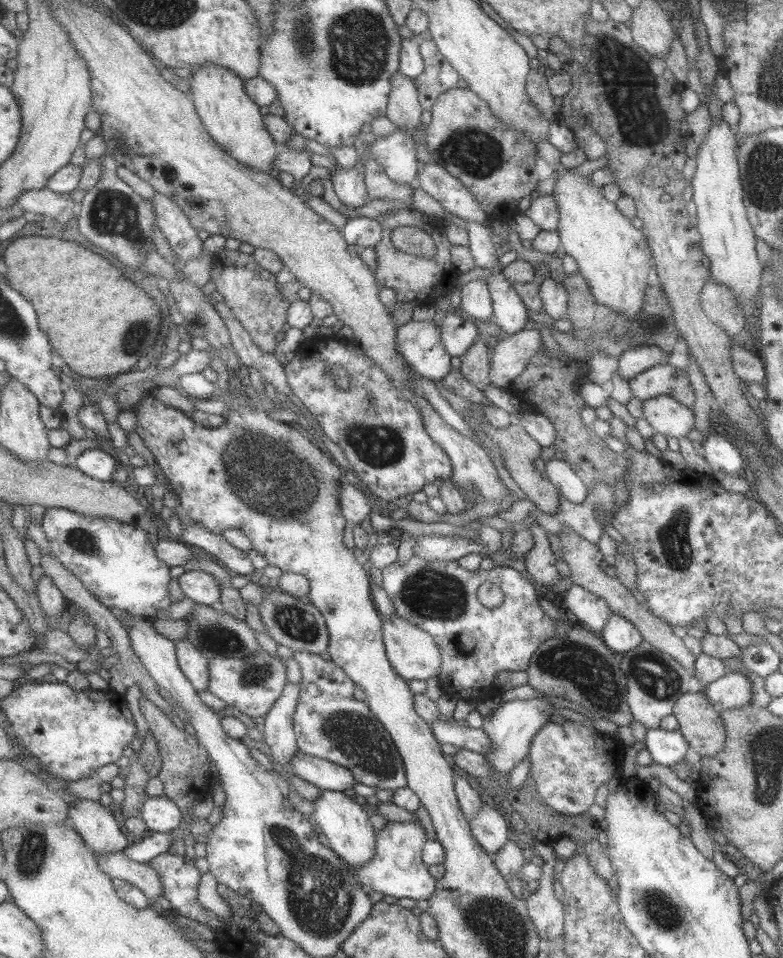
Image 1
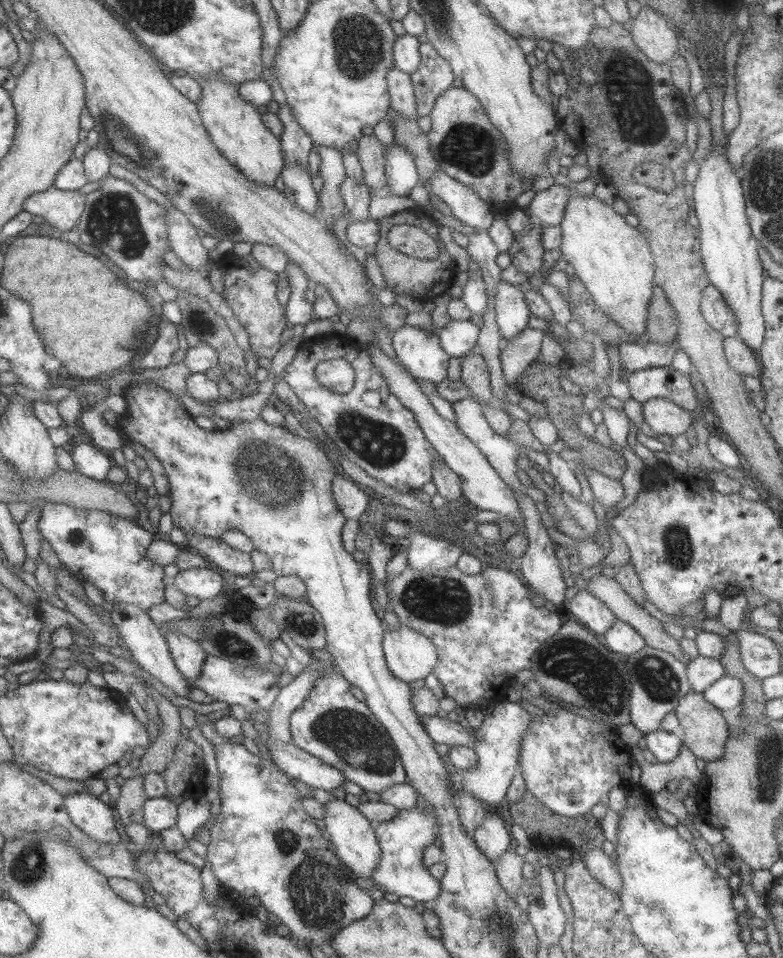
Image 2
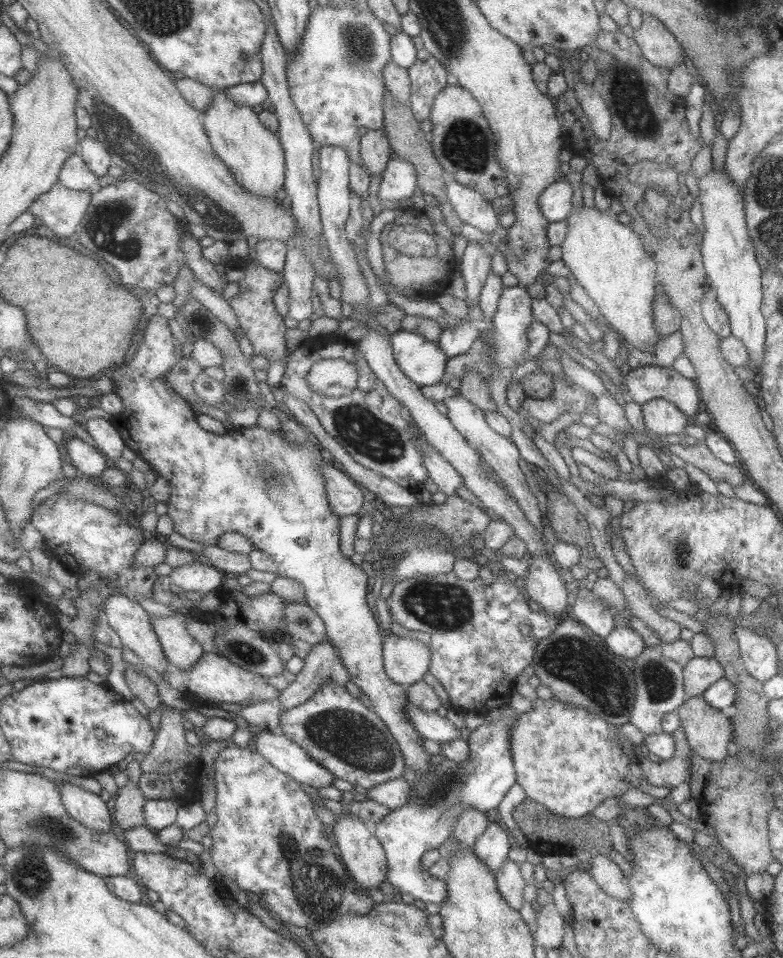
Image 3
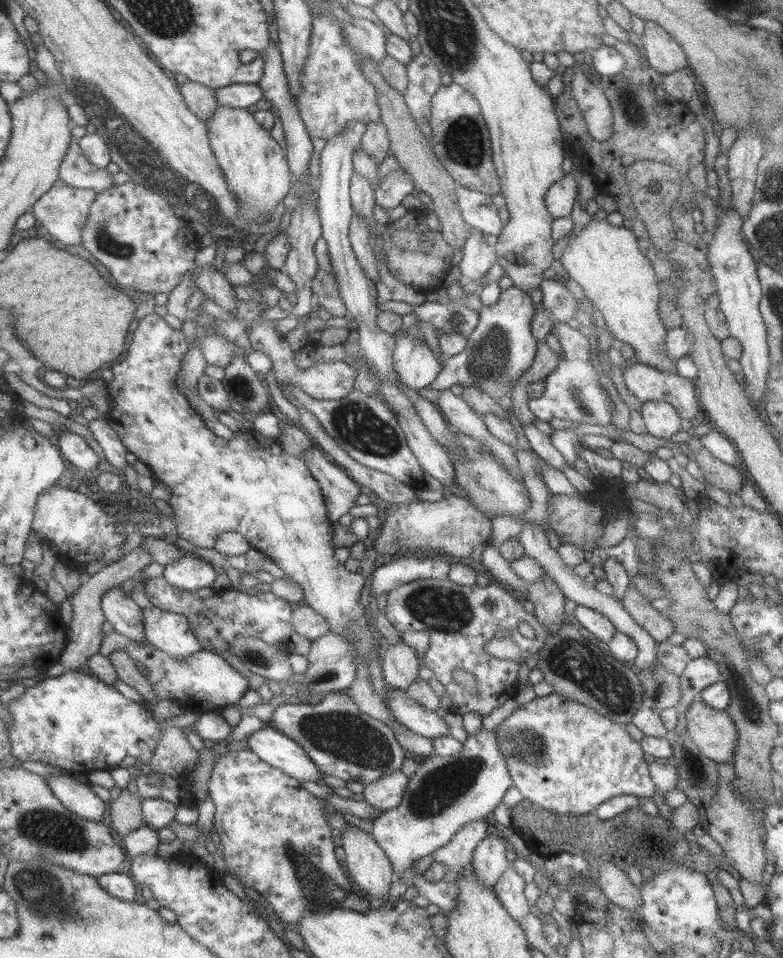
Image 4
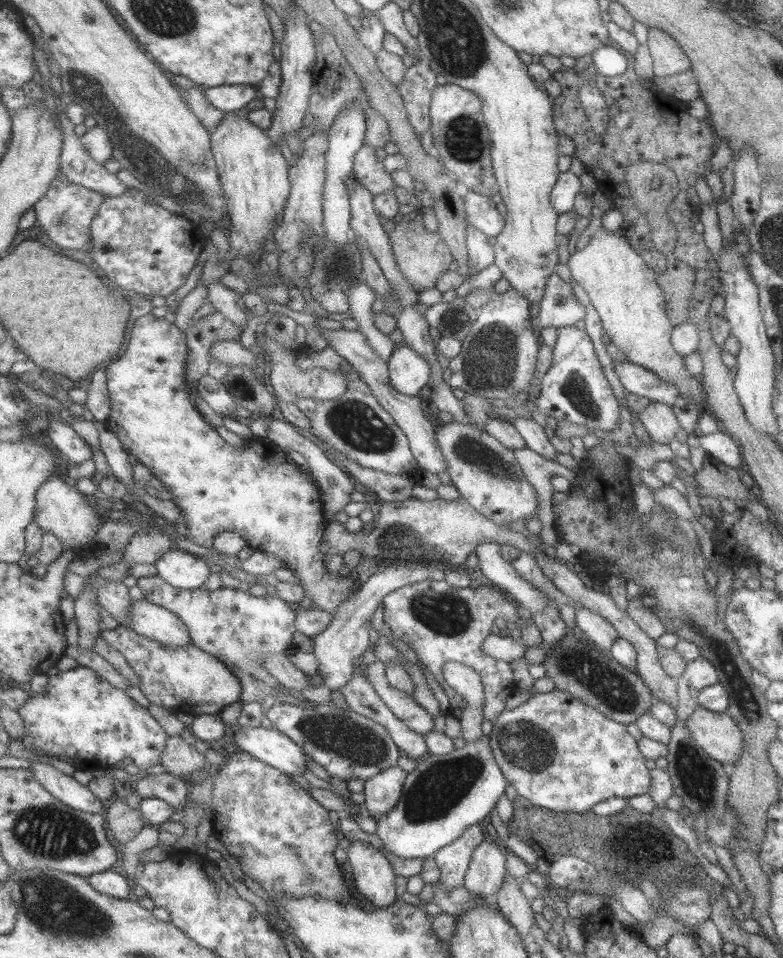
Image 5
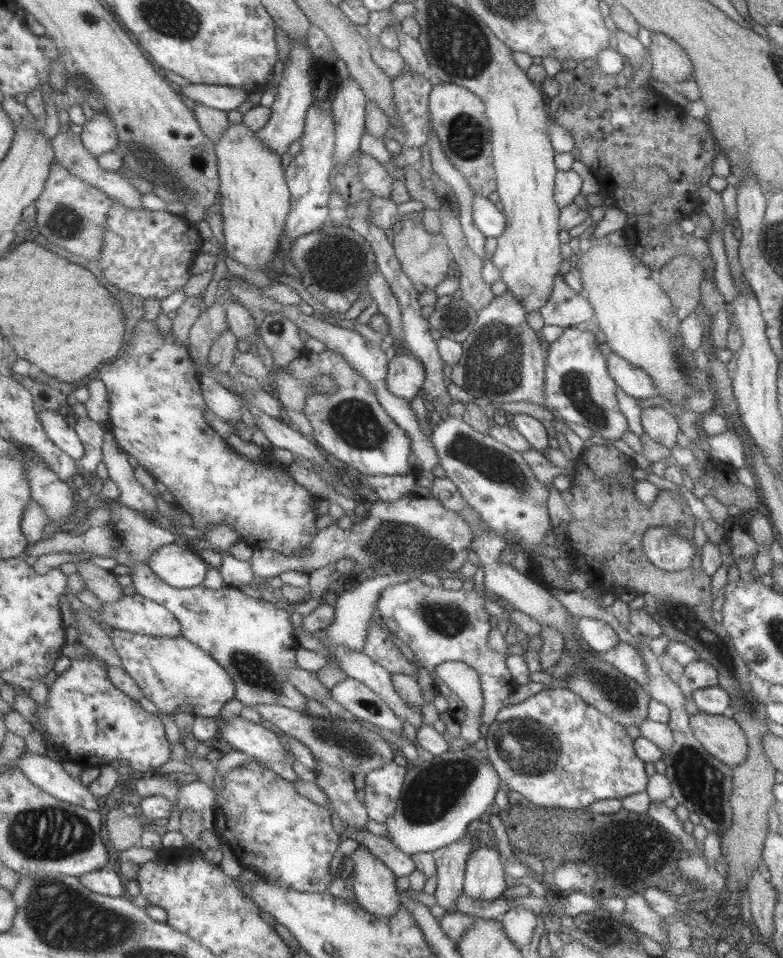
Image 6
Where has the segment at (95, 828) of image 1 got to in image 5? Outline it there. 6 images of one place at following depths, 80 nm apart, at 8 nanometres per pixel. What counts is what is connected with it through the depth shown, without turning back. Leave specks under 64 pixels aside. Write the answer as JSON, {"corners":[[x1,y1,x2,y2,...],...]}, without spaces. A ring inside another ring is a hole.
{"corners":[[33,760,32,767,29,769,33,771,36,779,45,786,48,792,70,807,97,814,103,810,103,805,108,804,95,796,89,787,79,784,75,778,68,776,47,762]]}

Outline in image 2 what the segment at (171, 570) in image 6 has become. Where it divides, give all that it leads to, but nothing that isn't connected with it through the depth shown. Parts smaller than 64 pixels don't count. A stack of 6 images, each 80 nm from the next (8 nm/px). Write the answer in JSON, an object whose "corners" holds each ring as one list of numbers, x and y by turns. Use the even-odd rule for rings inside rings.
{"corners":[[191,568,180,570,176,576,174,585,185,596,193,596,203,601,224,593,225,578,217,570]]}

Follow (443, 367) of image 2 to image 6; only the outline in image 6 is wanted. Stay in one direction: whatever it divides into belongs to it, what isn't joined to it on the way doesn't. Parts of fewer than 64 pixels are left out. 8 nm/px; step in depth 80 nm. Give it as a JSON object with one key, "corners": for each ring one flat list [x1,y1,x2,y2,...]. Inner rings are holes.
{"corners":[[397,351,388,361,384,381,391,394,411,401,422,392,424,376,424,367,419,359,407,351]]}

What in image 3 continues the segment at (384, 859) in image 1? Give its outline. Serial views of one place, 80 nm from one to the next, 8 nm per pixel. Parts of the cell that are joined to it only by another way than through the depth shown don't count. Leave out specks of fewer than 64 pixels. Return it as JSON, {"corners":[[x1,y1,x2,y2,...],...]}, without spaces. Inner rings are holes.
{"corners":[[505,705,501,710,503,717,499,721,483,722,475,730,465,733,466,743,468,744,468,755,459,762,448,762,445,757,437,757,432,762,430,769,419,775,415,784,411,786,407,803,402,807,390,809,390,811,379,821,376,822,374,835,383,847,386,856,386,876,384,882,392,884,400,890,401,894,411,894,414,899,425,902,433,902,441,906,446,901,447,891,444,881,439,881,421,868,420,858,432,848,437,848,448,840,452,833,453,823,460,817,462,810,468,806,474,808,483,814,497,808,505,793,513,786,515,780,515,771,513,761,509,752,508,732,510,724,517,716,510,706]]}

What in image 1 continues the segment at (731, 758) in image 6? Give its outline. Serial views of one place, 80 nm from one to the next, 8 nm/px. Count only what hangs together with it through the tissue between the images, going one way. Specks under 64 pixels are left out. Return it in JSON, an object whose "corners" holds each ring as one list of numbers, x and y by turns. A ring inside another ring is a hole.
{"corners":[[703,690,680,694,672,706,672,715,677,719,678,731,691,753,697,753,700,757,715,756,724,747,726,732,719,708,706,698]]}

